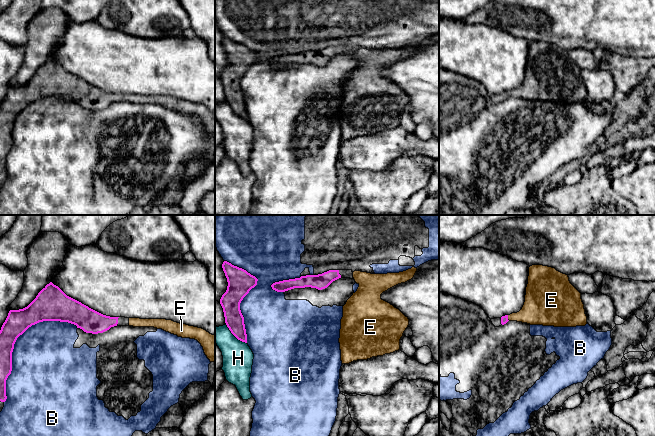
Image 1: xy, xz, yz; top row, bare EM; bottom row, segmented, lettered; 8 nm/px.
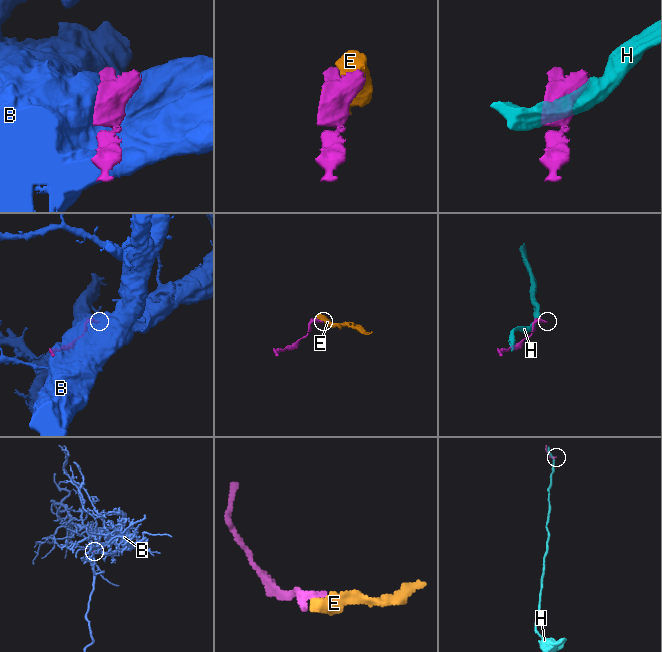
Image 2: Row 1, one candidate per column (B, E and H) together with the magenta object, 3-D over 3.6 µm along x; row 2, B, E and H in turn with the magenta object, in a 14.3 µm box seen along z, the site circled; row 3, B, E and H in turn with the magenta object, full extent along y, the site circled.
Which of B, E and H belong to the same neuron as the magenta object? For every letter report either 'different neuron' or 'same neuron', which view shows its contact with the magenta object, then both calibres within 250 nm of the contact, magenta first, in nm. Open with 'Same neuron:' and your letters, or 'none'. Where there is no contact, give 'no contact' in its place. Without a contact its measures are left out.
Same neuron: E
B: different neuron | xy | 190/480 nm
E: same neuron | yz | 60/240 nm
H: different neuron | xz | 150/240 nm

